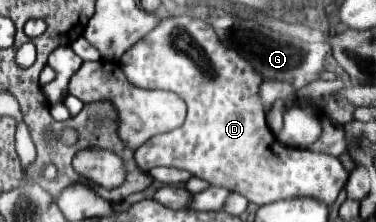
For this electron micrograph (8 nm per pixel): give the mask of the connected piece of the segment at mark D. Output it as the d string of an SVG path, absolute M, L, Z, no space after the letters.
M192 16L162 20L146 38L136 42L120 58L120 64L126 78L134 86L176 92L188 106L186 122L180 128L156 136L156 144L144 144L142 148L136 148L134 160L140 170L148 172L154 166L172 166L188 170L214 186L224 186L232 192L246 196L248 202L254 202L256 206L290 198L318 198L320 202L326 202L330 206L338 198L338 192L344 188L348 172L342 168L338 158L316 154L310 150L288 148L276 142L274 134L266 126L264 108L258 94L262 76L256 74L250 62L246 62L246 58L242 58L236 50L224 46L206 20Z

